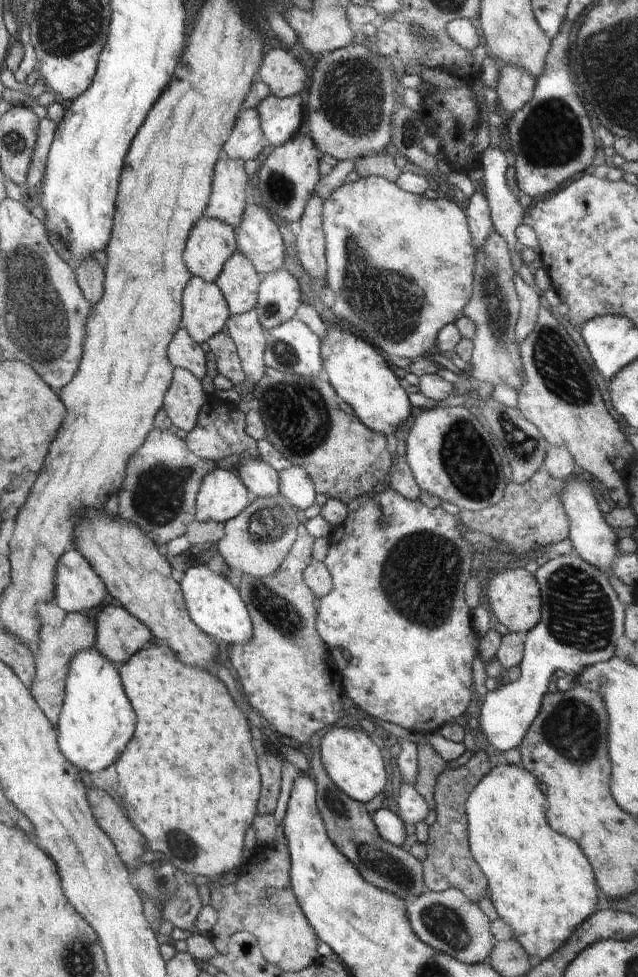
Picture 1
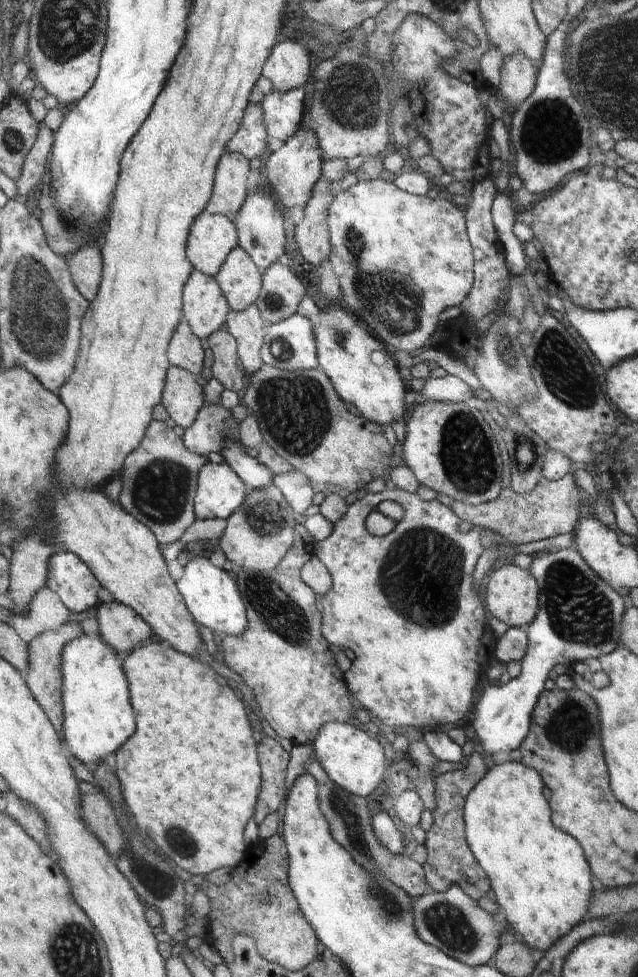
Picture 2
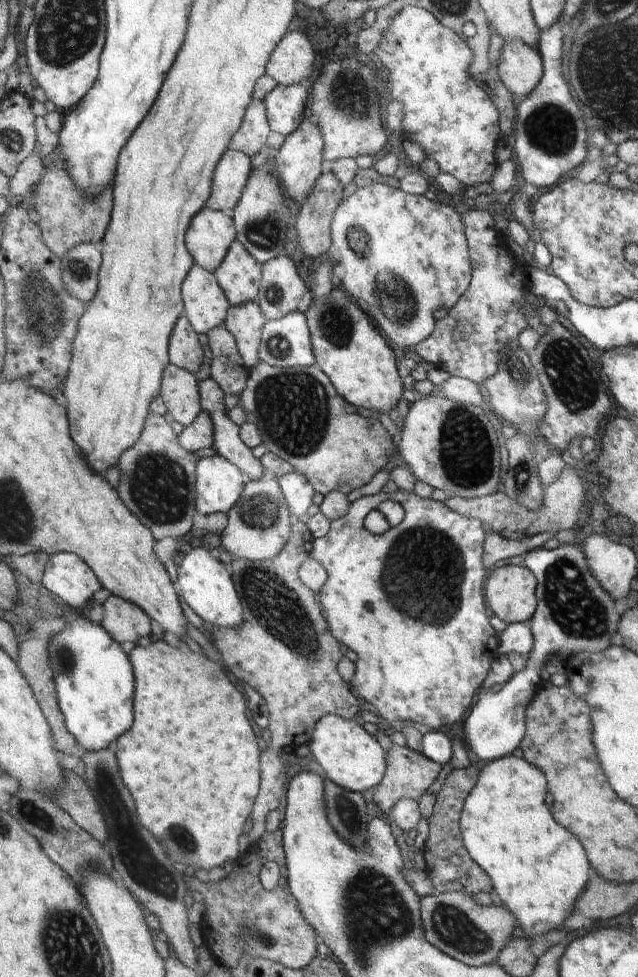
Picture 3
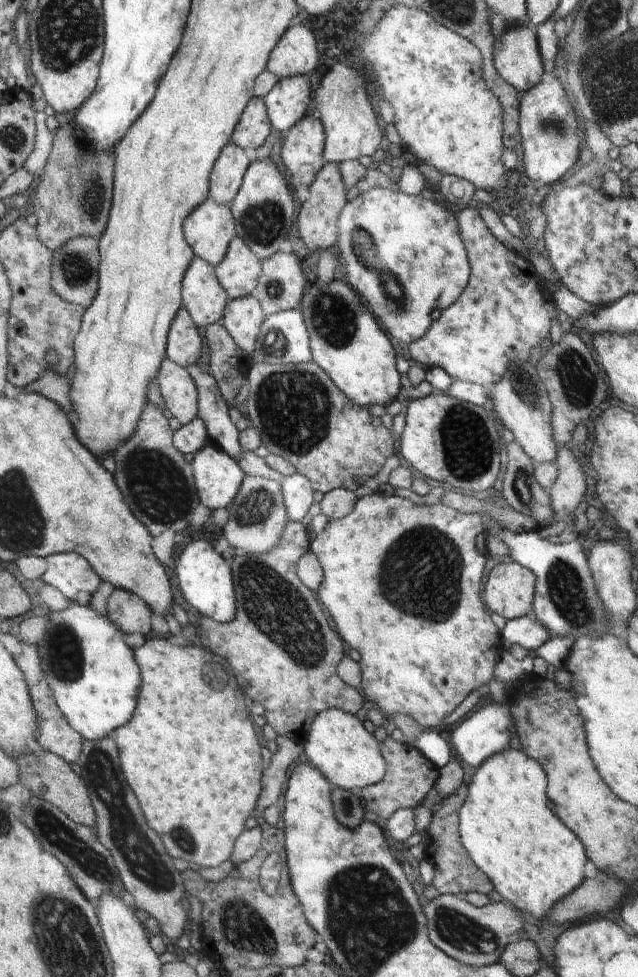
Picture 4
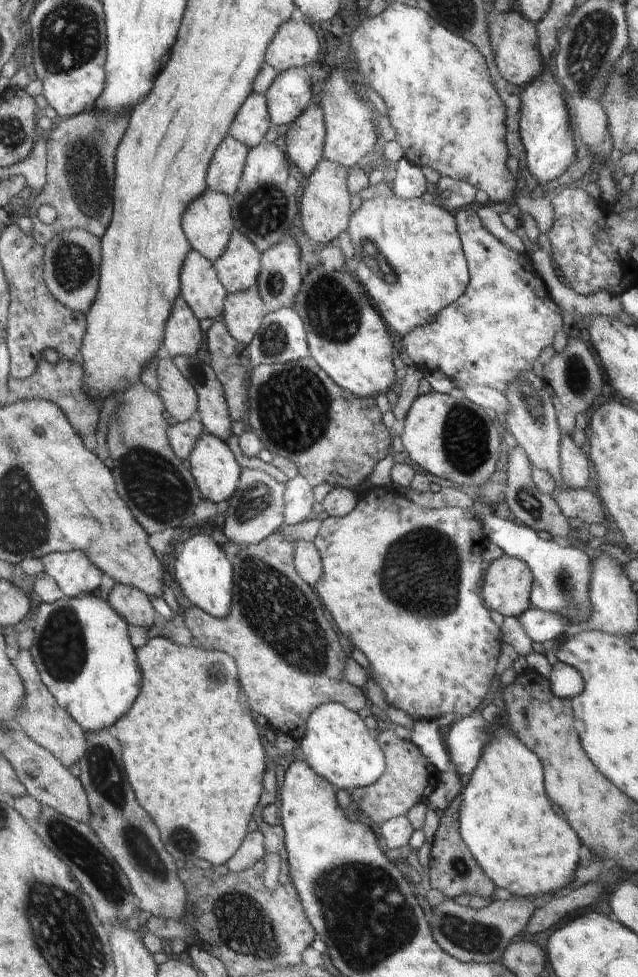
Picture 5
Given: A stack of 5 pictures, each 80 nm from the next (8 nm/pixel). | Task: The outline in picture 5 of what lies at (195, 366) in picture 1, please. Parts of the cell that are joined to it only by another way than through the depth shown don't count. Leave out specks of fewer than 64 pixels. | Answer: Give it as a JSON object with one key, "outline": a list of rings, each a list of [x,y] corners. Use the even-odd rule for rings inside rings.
{"outline":[[[180,294],[170,307],[168,322],[165,324],[162,348],[170,357],[192,356],[202,344],[202,332],[196,315],[187,300]]]}

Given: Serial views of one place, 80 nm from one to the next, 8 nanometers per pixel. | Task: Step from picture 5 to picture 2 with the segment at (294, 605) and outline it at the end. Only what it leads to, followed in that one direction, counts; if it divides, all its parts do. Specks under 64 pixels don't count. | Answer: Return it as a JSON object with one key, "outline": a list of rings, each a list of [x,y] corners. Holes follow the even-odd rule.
{"outline":[[[301,520],[295,524],[295,537],[290,550],[274,568],[267,571],[236,568],[233,577],[245,605],[248,626],[240,636],[226,635],[219,647],[225,664],[232,672],[244,678],[244,684],[246,684],[244,687],[254,699],[258,700],[262,714],[272,726],[272,730],[282,737],[288,746],[312,744],[323,724],[330,721],[347,723],[352,715],[350,713],[352,710],[351,692],[337,663],[337,653],[340,648],[330,644],[324,638],[321,631],[319,598],[300,576],[302,566],[314,556],[315,547],[316,541],[310,536],[304,521]],[[290,620],[292,622],[296,620],[296,622],[292,624]],[[288,630],[294,636],[292,642],[286,638]],[[296,636],[300,644],[296,644]],[[268,735],[263,736],[260,743],[257,744],[258,758],[261,768],[261,787],[257,796],[255,806],[254,822],[259,825],[267,814],[276,813],[278,806],[282,804],[282,800],[287,798],[286,784],[286,765],[288,764],[290,755],[288,747],[282,747],[280,742]]]}

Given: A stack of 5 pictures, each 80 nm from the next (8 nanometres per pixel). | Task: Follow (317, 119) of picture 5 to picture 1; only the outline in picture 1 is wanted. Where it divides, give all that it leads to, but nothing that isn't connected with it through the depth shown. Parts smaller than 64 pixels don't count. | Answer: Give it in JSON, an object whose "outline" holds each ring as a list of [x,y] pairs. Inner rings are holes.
{"outline":[[[301,132],[296,133],[289,141],[278,145],[272,150],[272,153],[264,160],[264,165],[261,166],[253,177],[253,187],[255,188],[256,201],[263,204],[271,214],[271,219],[280,224],[282,220],[286,222],[297,222],[303,215],[308,199],[313,195],[314,186],[320,178],[319,174],[319,160],[323,153],[318,150],[309,134]]]}

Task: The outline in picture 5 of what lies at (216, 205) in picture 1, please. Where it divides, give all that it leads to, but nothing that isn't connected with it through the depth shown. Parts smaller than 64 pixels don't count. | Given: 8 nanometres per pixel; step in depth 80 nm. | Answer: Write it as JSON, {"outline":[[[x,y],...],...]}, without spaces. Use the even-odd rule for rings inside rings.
{"outline":[[[226,136],[214,152],[214,164],[210,164],[208,188],[230,197],[240,182],[249,148],[233,136]]]}

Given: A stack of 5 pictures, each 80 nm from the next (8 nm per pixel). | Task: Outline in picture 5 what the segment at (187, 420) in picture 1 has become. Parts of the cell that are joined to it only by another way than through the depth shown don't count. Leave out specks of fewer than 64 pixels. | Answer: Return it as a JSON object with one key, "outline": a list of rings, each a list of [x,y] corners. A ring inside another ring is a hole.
{"outline":[[[163,351],[157,364],[157,392],[164,402],[165,410],[181,423],[197,417],[197,391],[175,362]]]}

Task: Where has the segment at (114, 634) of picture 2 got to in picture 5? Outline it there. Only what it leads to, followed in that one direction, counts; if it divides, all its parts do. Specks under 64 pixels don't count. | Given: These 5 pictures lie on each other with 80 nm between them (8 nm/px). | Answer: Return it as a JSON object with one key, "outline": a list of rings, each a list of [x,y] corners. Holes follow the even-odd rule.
{"outline":[[[116,583],[109,594],[108,602],[123,616],[128,626],[144,627],[147,630],[148,626],[152,626],[154,608],[142,589]]]}

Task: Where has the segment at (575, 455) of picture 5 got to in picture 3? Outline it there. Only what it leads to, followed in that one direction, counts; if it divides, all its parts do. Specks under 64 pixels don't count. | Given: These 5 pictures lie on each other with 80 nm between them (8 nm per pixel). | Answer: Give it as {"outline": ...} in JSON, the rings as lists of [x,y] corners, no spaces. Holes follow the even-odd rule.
{"outline":[[[566,454],[566,468],[558,480],[553,484],[544,486],[544,494],[542,494],[542,506],[536,510],[528,510],[522,504],[518,504],[516,500],[512,500],[506,492],[496,492],[492,495],[482,498],[470,498],[464,500],[460,496],[450,496],[445,504],[456,514],[466,516],[466,518],[476,518],[480,521],[484,528],[500,534],[503,538],[509,540],[522,541],[531,538],[537,534],[544,532],[554,532],[572,529],[579,520],[579,514],[583,504],[586,502],[587,485],[581,477],[579,470],[572,468],[572,462]]]}

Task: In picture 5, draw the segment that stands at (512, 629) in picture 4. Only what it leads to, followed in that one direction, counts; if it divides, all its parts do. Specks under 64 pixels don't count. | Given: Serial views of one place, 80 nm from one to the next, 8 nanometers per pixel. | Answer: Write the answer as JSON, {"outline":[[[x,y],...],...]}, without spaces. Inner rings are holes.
{"outline":[[[528,607],[520,616],[531,642],[544,642],[559,638],[568,630],[571,620],[564,613],[548,612]]]}

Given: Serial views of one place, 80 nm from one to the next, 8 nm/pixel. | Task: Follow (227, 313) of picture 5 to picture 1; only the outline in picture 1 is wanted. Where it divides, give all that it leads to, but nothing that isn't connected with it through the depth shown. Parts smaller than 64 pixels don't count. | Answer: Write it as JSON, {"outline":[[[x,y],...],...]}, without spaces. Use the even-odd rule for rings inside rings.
{"outline":[[[255,308],[239,315],[230,315],[225,330],[237,346],[237,354],[246,380],[255,386],[266,368],[263,361],[266,332],[258,320]]]}

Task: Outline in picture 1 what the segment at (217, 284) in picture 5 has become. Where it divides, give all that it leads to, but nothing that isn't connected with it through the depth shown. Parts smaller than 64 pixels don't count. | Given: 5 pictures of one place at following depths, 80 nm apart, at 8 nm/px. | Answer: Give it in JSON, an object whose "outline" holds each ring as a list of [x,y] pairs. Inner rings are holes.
{"outline":[[[194,277],[194,284],[186,288],[186,320],[182,326],[198,343],[208,340],[220,331],[225,330],[229,313],[226,301],[218,285]]]}

